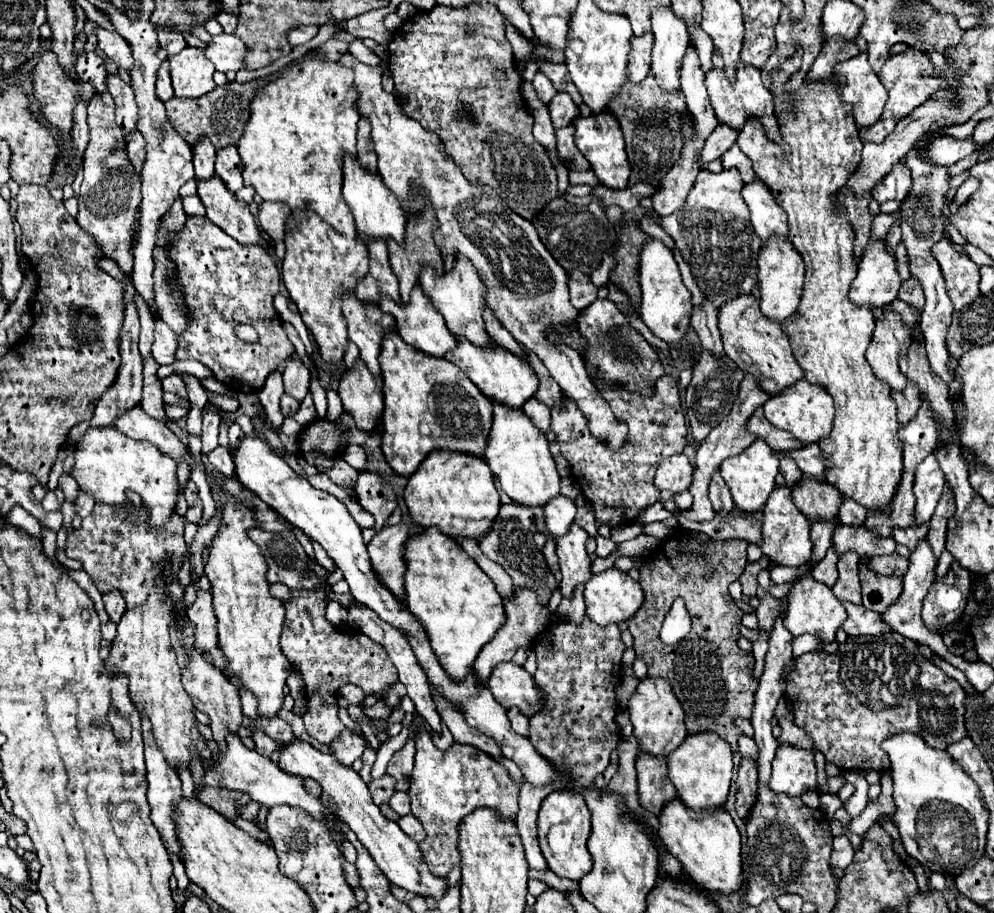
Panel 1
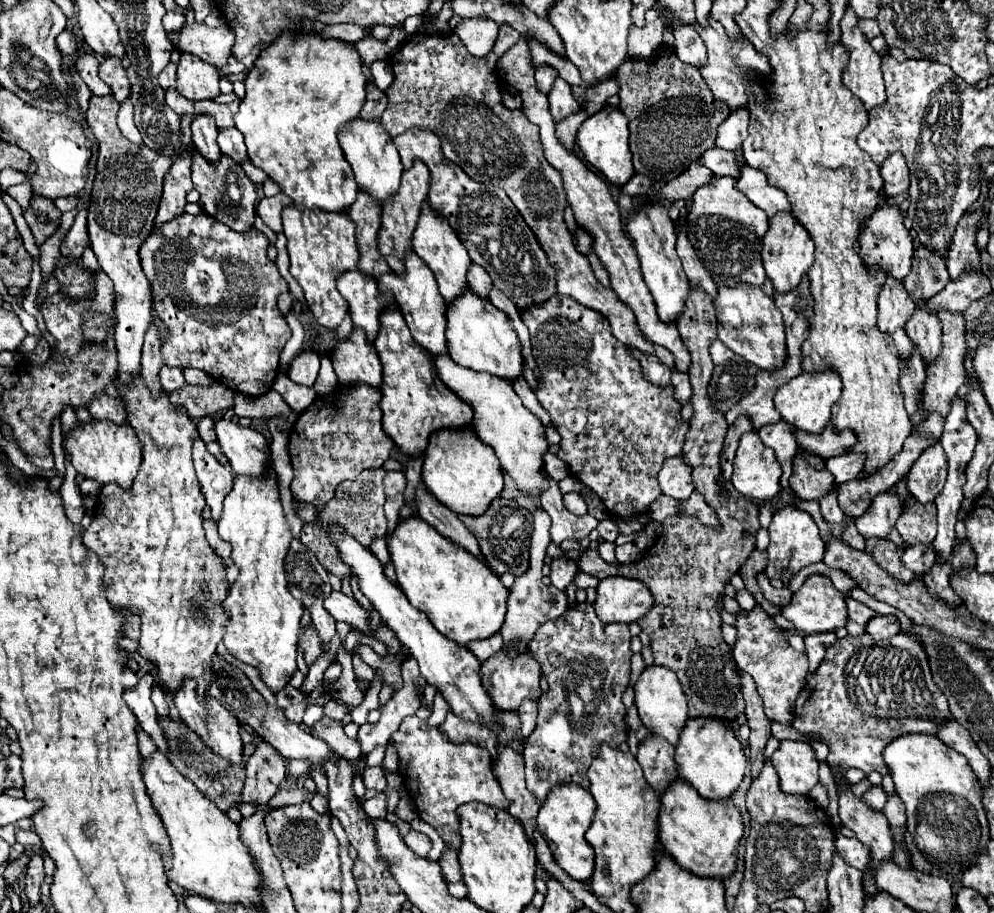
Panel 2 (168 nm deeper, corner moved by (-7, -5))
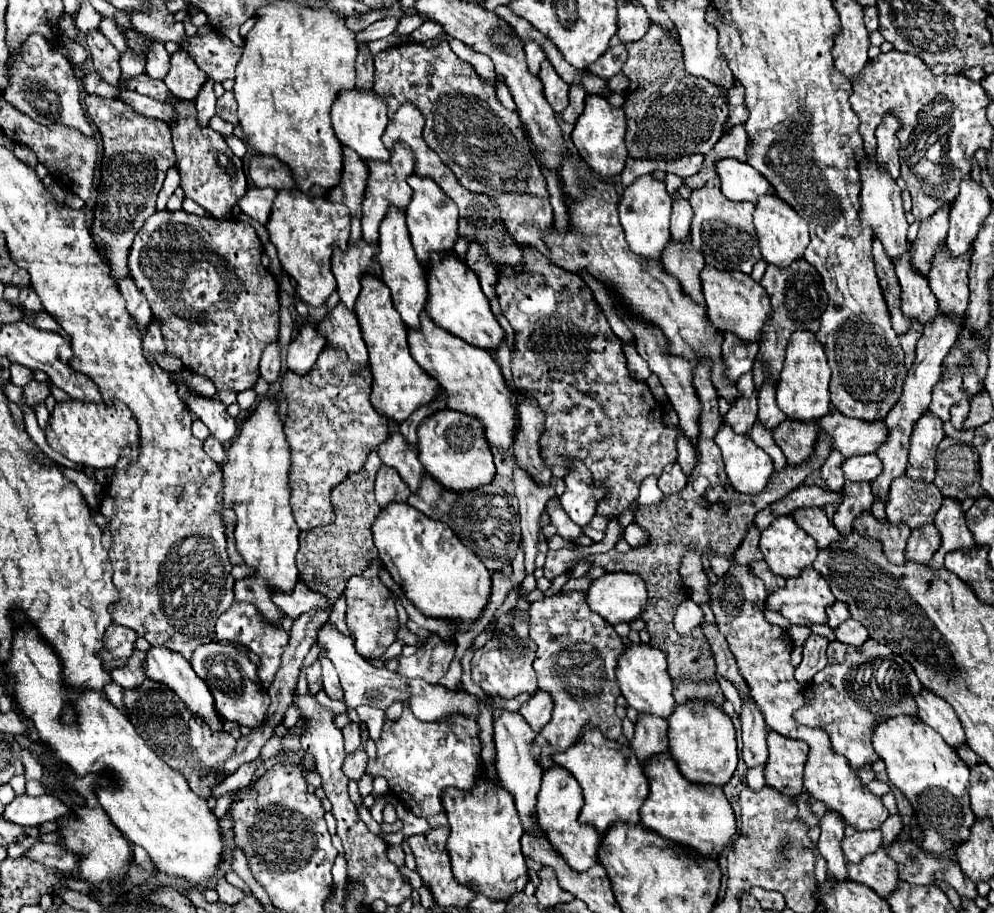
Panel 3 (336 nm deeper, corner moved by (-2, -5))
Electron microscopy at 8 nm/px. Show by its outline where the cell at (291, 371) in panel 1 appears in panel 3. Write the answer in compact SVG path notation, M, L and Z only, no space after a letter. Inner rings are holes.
M304 325L302 331L298 333L296 339L292 339L292 343L288 345L288 369L298 373L298 375L306 375L310 373L310 369L316 363L318 353L324 349L324 337L318 335L316 327L312 325Z

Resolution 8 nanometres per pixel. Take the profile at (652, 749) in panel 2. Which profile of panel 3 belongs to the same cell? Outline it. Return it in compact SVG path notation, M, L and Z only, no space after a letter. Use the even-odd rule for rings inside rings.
M640 715L630 747L640 765L658 753L668 753L668 721L654 715Z

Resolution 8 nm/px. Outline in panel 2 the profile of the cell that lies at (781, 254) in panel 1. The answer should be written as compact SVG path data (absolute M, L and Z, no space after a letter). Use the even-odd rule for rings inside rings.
M779 211L769 219L769 229L763 237L763 265L765 265L765 273L767 277L773 281L773 287L777 291L791 291L795 289L795 285L799 285L799 279L803 279L803 275L807 275L811 263L813 263L813 241L807 233L807 229L795 219L795 215L791 211Z

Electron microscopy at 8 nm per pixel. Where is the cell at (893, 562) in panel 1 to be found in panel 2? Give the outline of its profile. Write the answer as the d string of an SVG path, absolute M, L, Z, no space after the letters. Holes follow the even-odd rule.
M915 543L915 545L909 545L903 553L903 563L907 569L911 569L913 573L917 573L917 577L925 575L931 567L933 567L933 561L935 561L935 547L933 543Z

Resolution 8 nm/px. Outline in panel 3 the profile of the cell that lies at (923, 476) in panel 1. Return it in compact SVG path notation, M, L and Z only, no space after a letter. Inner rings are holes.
M932 413L922 415L916 423L912 441L910 441L910 457L906 475L914 479L922 479L926 483L934 481L936 475L936 449L944 439L942 421Z

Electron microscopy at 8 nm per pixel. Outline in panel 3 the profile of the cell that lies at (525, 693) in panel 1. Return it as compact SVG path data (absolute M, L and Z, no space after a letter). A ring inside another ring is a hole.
M506 613L498 619L496 633L492 639L474 653L472 657L472 681L484 689L488 697L512 699L520 693L536 693L536 673L532 669L536 645L528 637L528 617L514 613Z

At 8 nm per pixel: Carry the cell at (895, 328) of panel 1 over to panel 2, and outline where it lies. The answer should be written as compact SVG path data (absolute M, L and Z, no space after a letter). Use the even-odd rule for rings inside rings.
M889 275L877 295L877 301L879 301L879 321L877 321L879 329L893 337L899 355L911 355L913 345L911 339L905 335L905 323L915 311L915 303L911 301L903 283L899 283L895 277Z

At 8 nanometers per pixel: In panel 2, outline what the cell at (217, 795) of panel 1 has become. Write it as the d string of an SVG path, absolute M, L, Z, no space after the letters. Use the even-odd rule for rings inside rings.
M157 717L163 735L167 739L167 751L169 751L169 761L173 763L173 767L185 775L189 781L195 783L195 787L209 797L221 811L227 811L229 807L241 805L241 791L243 791L243 781L245 781L245 773L241 767L233 767L227 759L219 757L217 753L213 753L205 743L201 743L199 735L193 733L181 719L171 719L167 717Z

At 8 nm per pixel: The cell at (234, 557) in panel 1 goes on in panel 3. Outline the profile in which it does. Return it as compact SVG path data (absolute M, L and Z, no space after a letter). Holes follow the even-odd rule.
M264 399L256 411L244 421L240 433L228 447L224 463L224 497L222 503L232 505L236 513L236 551L242 555L244 565L254 569L246 579L234 583L234 599L254 605L268 625L282 627L284 613L272 603L274 593L290 593L298 583L298 569L294 555L298 551L300 529L290 509L290 447L286 443L282 423L276 415L276 403Z

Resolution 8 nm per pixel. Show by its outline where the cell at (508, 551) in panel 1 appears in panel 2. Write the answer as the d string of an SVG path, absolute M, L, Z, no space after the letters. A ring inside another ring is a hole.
M497 497L491 501L487 511L479 517L471 515L459 515L459 519L465 523L465 527L471 531L471 535L477 539L479 549L487 561L487 565L497 573L507 573L511 571L513 575L523 575L523 571L529 565L527 557L527 545L531 543L531 511L521 507L513 499L503 499Z

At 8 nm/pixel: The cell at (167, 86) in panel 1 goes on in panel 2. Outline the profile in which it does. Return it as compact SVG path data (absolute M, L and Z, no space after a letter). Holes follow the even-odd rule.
M169 63L169 65L159 73L159 77L157 77L159 85L161 85L163 89L175 87L175 73L177 73L177 65L175 65L175 63Z

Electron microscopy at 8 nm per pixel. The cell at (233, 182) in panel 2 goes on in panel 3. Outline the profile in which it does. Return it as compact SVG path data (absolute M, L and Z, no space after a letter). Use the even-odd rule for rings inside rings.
M174 99L176 107L176 123L172 127L172 143L178 159L180 187L186 197L204 207L214 219L224 221L232 215L232 207L238 205L240 197L244 197L248 189L248 181L242 169L242 161L230 151L226 141L214 133L210 127L200 127L196 123L196 107L192 101Z

